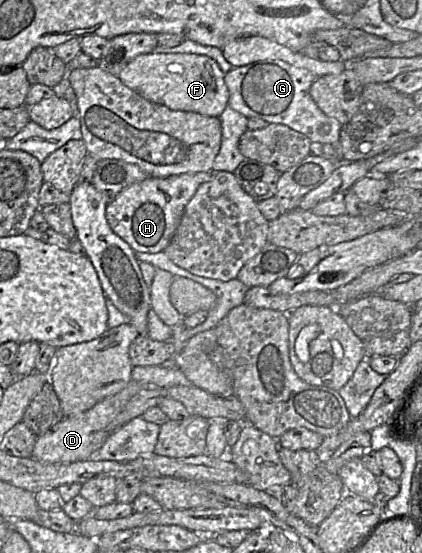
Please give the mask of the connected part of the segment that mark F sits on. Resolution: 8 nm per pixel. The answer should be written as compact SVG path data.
M192 53L142 54L131 60L120 72L120 81L146 100L171 110L195 112L220 117L228 106L229 93L224 73L208 56Z

